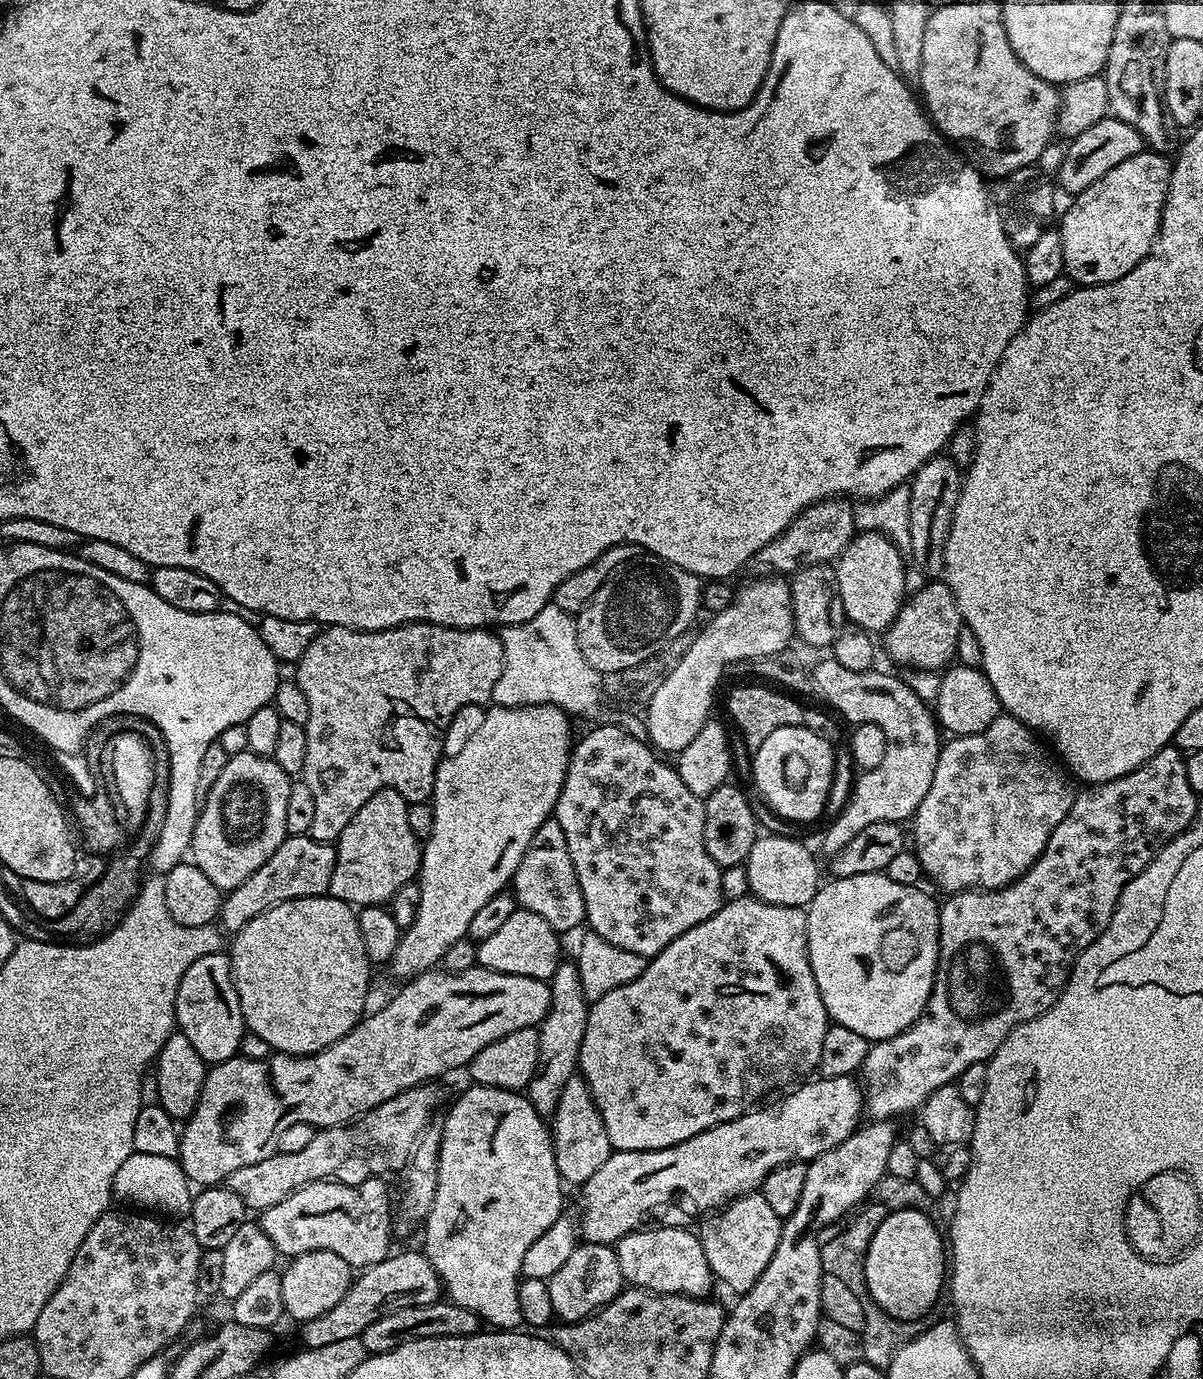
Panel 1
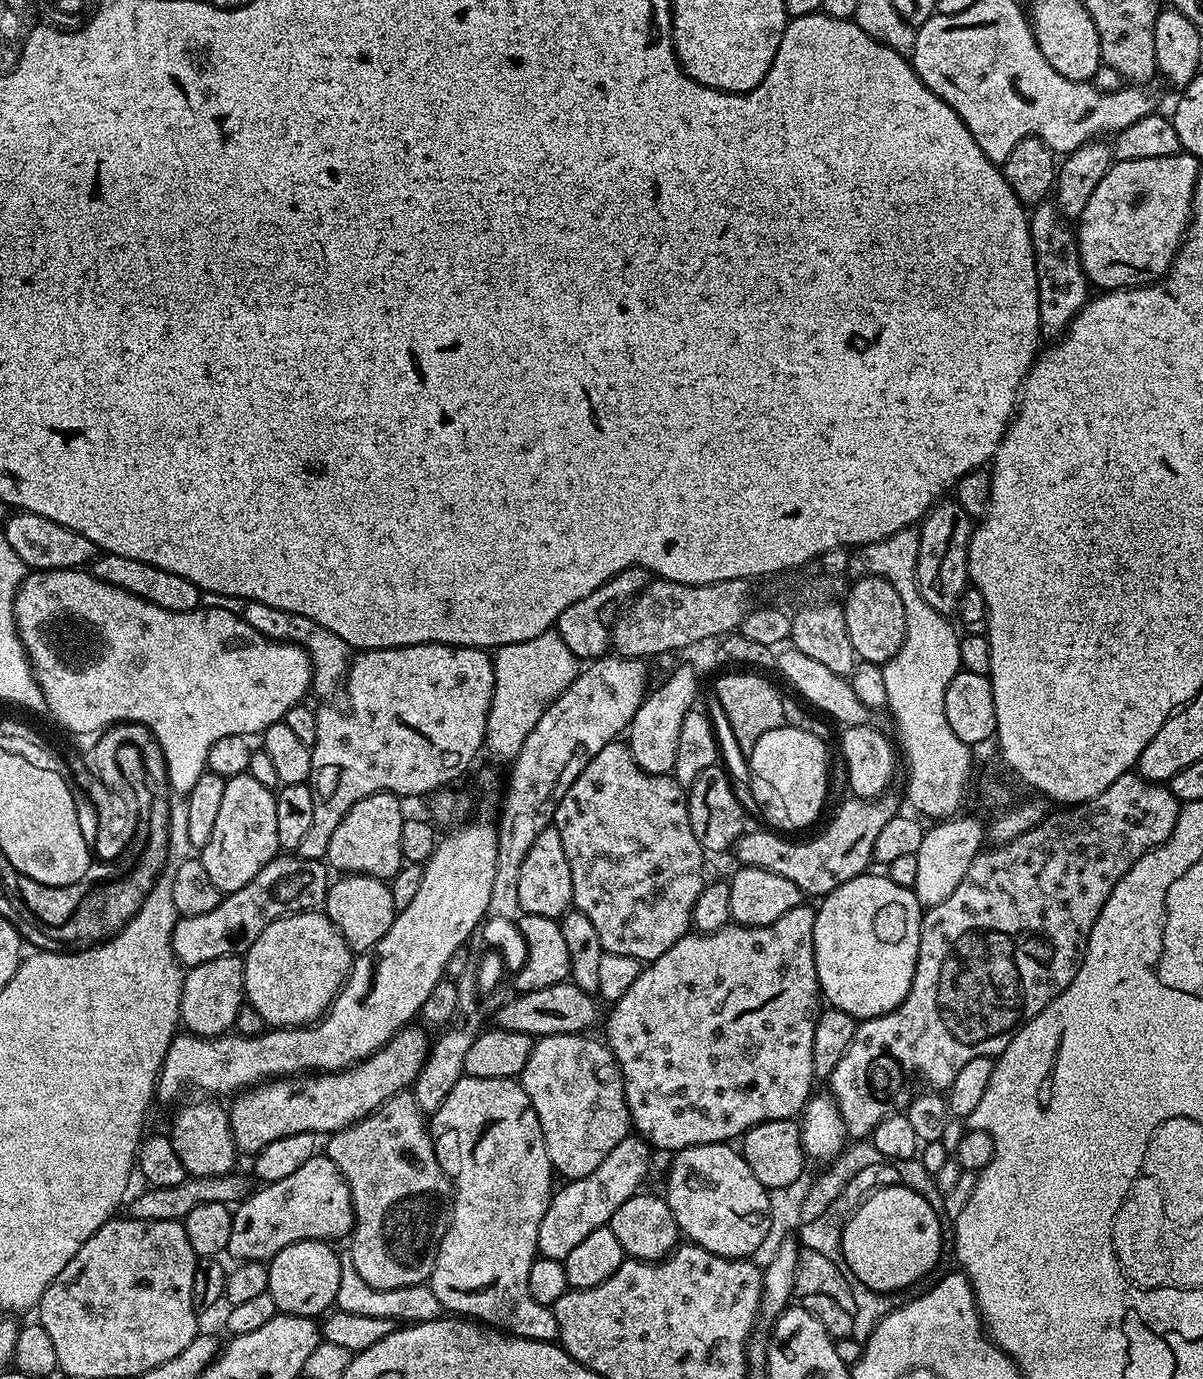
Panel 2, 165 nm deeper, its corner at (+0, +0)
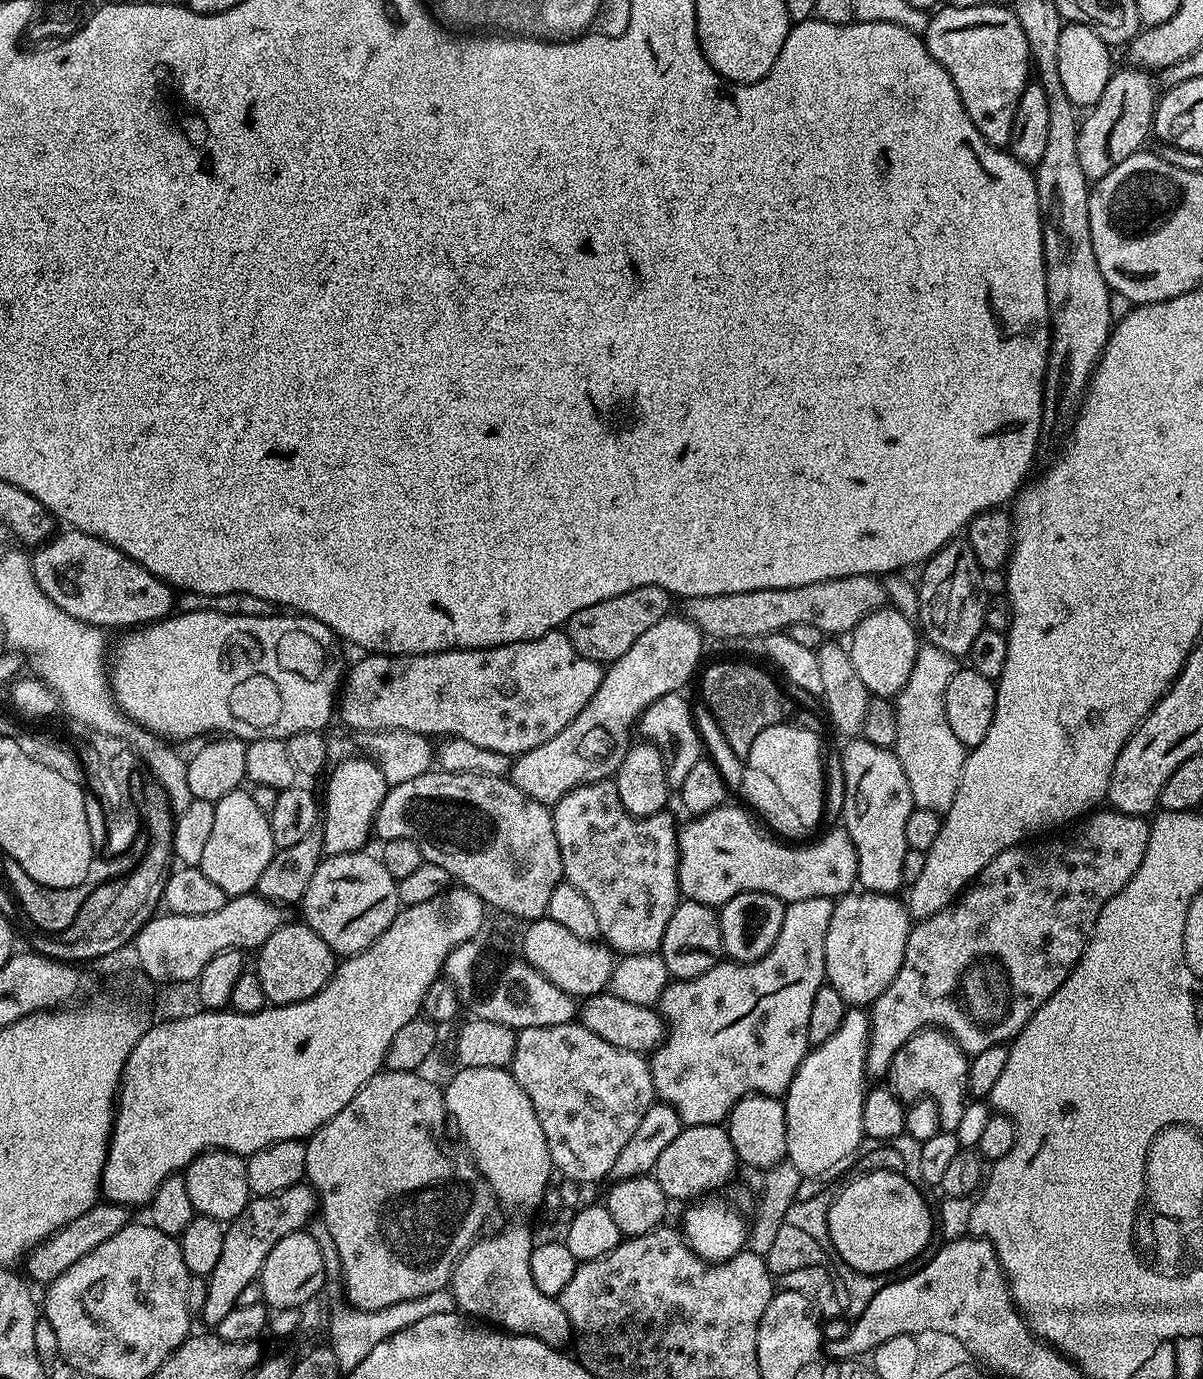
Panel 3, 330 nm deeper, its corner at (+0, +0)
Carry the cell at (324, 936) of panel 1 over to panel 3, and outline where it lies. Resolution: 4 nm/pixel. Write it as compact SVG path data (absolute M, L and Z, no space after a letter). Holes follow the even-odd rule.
M285 922L280 925L266 942L258 949L254 970L262 982L262 990L266 990L269 1005L297 1004L322 990L328 981L336 975L338 957L335 952L318 938L314 929L303 922L291 924Z

